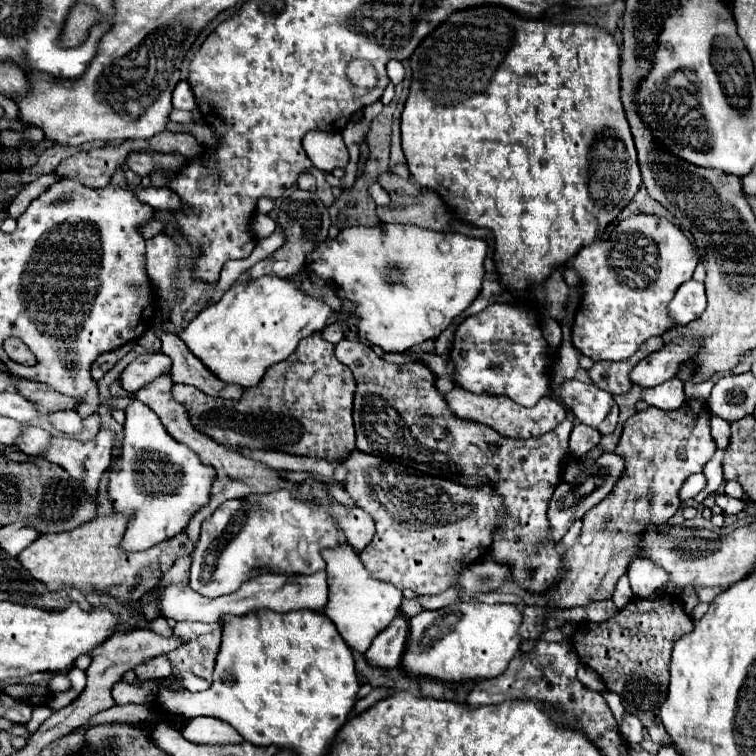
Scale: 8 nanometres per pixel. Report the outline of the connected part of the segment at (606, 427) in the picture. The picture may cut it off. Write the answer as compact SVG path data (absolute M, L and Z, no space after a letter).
M572 379L562 383L558 393L578 421L598 429L602 435L610 435L614 431L618 423L618 405L608 391L602 391L592 383Z

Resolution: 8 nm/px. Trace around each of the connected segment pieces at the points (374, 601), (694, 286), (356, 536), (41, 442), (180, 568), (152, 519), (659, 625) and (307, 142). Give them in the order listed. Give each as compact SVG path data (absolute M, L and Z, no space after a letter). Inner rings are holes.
M340 543L334 549L326 549L322 557L326 561L326 573L330 585L330 597L324 613L332 619L332 623L336 625L338 633L348 643L348 647L352 651L364 653L370 647L372 639L378 633L382 633L398 615L402 593L394 585L374 579L374 575L370 575L362 565L360 555L348 543Z
M696 279L682 283L676 291L676 297L668 305L668 311L674 317L676 325L688 325L690 321L698 319L704 309L706 309L704 283Z
M330 503L330 513L334 513L334 519L338 527L344 531L348 543L356 549L362 551L374 537L374 521L366 511L358 507L344 507L340 503Z
M26 427L26 431L22 431L22 435L18 437L18 445L24 453L28 455L38 455L50 441L50 433L40 429L40 427Z
M180 557L176 559L176 563L170 567L170 571L162 577L164 585L170 583L188 583L188 571L190 571L190 557Z
M132 399L126 409L122 451L118 457L114 457L114 467L118 467L118 471L110 475L108 499L114 511L130 515L130 525L126 527L126 535L120 543L124 551L150 549L156 543L162 543L182 533L194 513L208 505L212 495L210 489L216 479L214 469L198 461L198 455L190 451L190 447L172 439L172 435L162 427L156 413L138 399ZM150 451L154 451L154 455L166 455L166 459L170 459L170 467L178 471L178 483L174 483L174 491L170 491L170 495L150 495L150 491L142 491L142 479L138 479L138 463L142 463L142 455L150 455Z
M660 595L654 601L632 599L622 613L602 623L582 623L572 635L572 647L580 661L594 669L608 691L614 691L630 715L636 715L658 745L670 745L670 737L660 721L660 705L668 693L668 663L672 645L694 627L674 595Z
M310 131L304 139L304 151L318 167L320 171L330 173L336 167L346 167L348 165L348 149L344 147L342 135L338 133L320 133L320 131Z

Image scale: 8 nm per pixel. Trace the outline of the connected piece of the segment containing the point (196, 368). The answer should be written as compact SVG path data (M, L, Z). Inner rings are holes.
M160 333L160 341L162 341L162 351L164 355L168 355L172 359L172 381L174 383L186 383L186 385L194 385L200 391L204 391L206 395L212 397L224 397L224 399L242 399L242 387L240 385L230 385L220 381L218 377L214 377L200 359L196 359L188 347L184 345L184 341L176 335L176 333Z

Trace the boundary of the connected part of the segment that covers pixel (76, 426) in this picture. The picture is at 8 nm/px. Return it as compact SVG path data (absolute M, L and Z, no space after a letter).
M62 409L48 415L48 421L54 429L62 433L78 433L82 429L82 419L78 419L78 413L72 409Z

